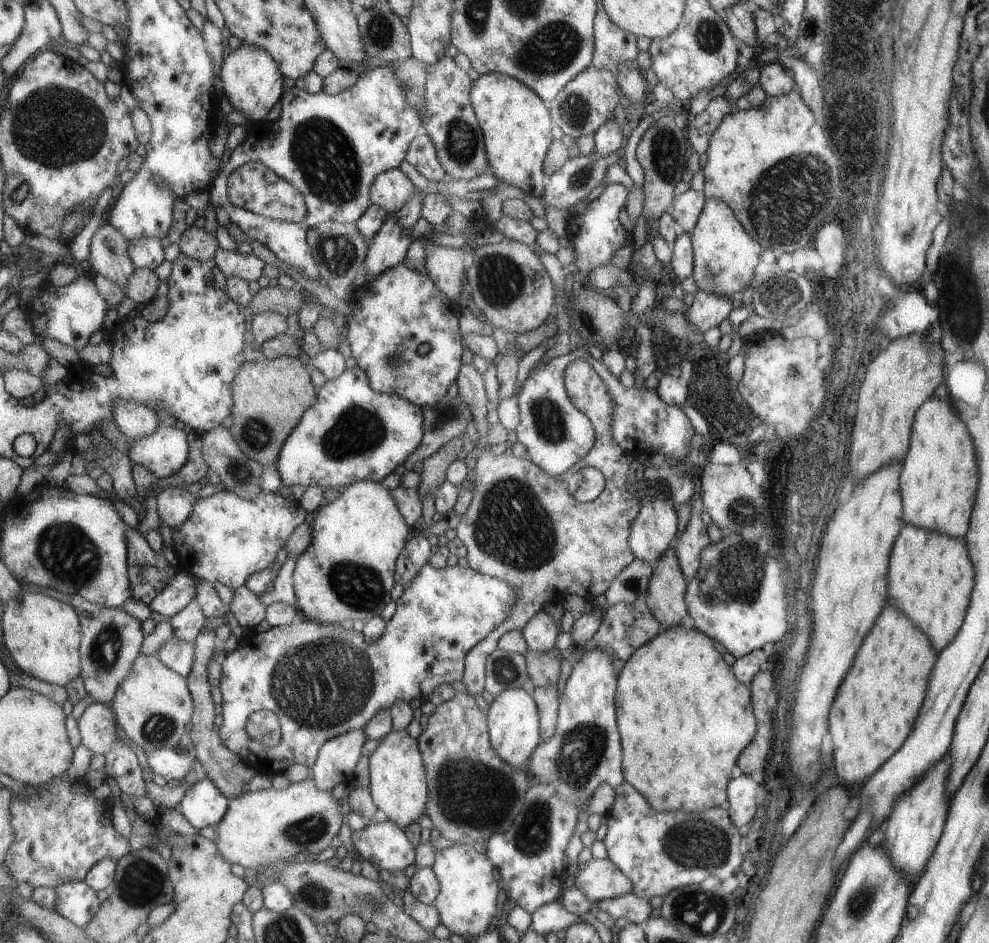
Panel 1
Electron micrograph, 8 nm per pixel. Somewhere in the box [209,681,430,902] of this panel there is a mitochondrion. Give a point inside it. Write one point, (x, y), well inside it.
(308, 830)

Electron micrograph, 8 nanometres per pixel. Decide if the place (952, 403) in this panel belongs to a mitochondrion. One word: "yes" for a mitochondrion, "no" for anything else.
no

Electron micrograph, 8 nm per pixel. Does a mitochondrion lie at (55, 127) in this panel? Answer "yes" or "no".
yes

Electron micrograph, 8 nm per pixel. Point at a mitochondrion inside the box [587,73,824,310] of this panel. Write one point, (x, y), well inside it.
(667, 155)

